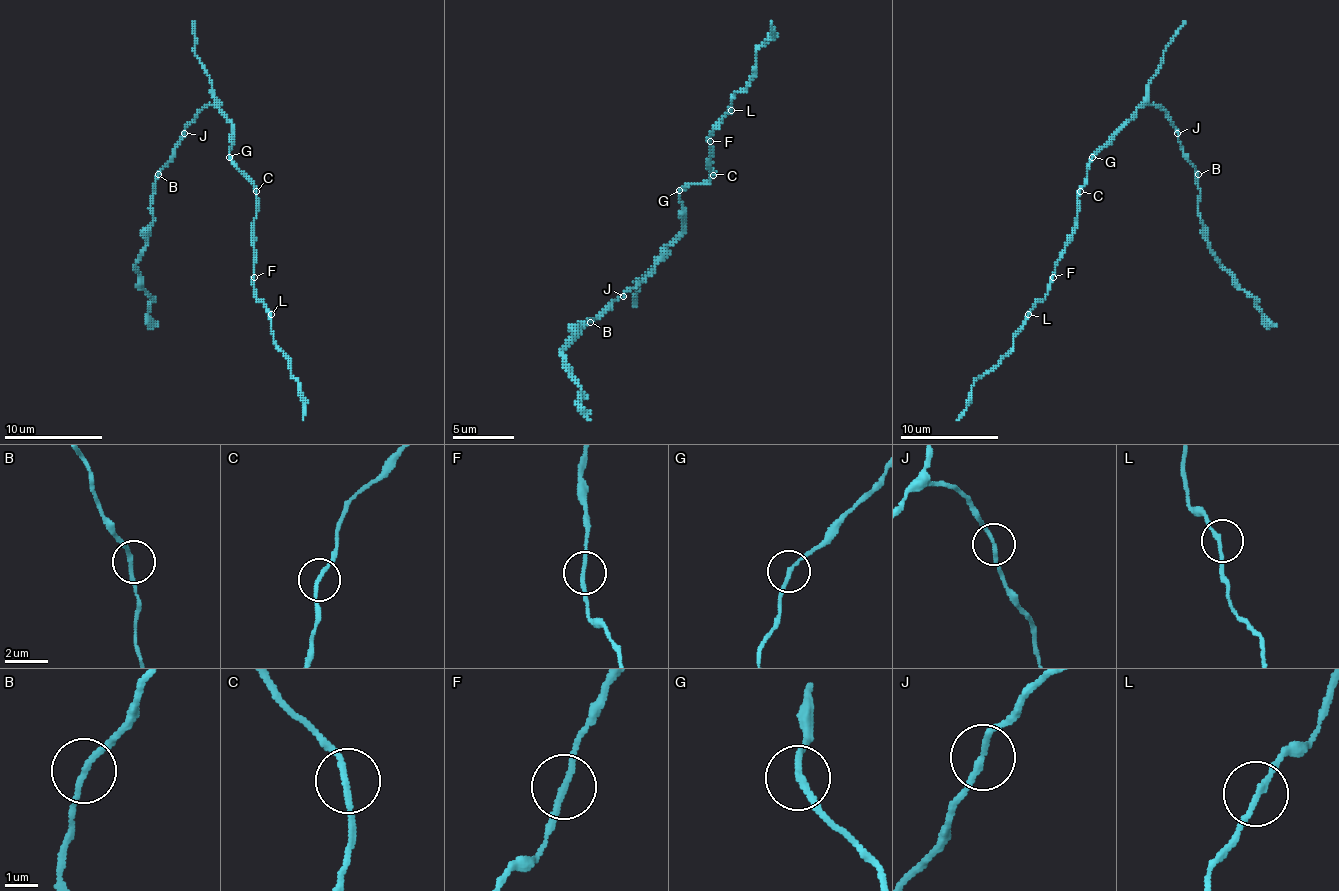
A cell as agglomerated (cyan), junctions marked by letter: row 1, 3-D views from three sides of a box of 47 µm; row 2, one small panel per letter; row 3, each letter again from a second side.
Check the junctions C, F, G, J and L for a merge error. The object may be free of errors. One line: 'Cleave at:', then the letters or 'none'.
Cleave at: J

